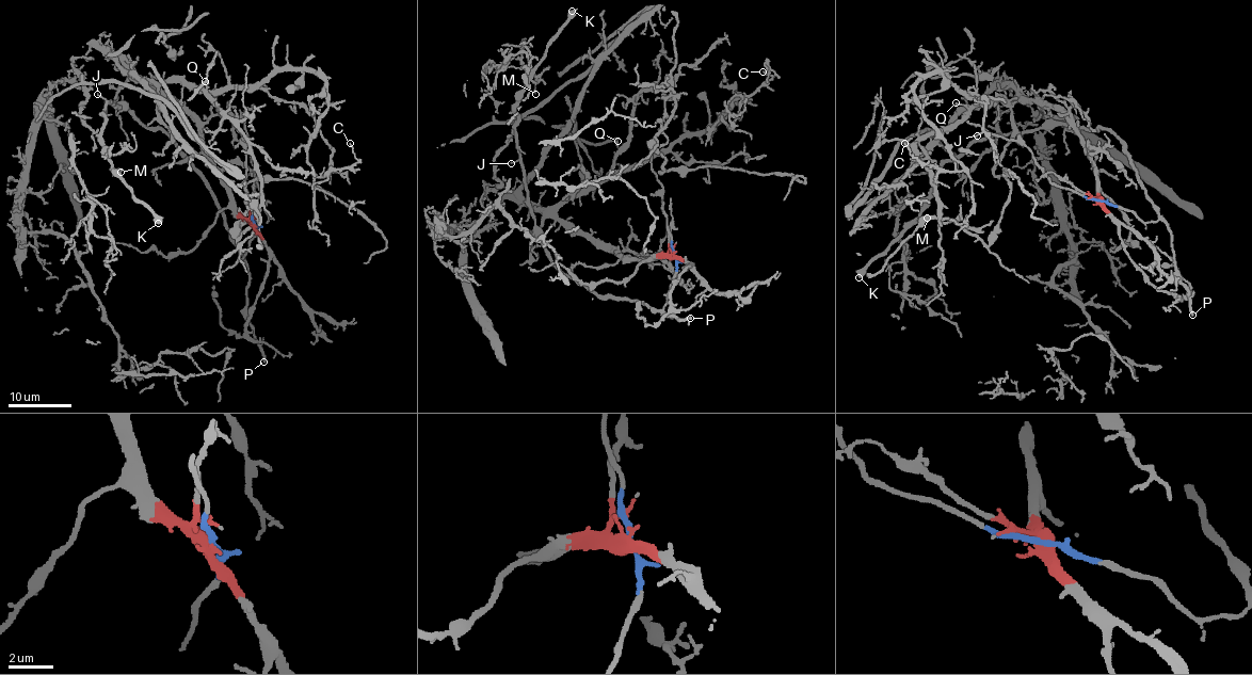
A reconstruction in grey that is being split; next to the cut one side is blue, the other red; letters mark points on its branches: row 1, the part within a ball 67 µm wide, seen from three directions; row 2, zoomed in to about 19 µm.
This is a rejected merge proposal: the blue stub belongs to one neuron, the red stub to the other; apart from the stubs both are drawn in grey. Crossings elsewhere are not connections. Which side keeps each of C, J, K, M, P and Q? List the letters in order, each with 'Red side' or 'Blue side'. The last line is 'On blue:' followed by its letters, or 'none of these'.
C: Red side
J: Blue side
K: Blue side
M: Blue side
P: Blue side
Q: Red side
On blue: J, K, M, P

